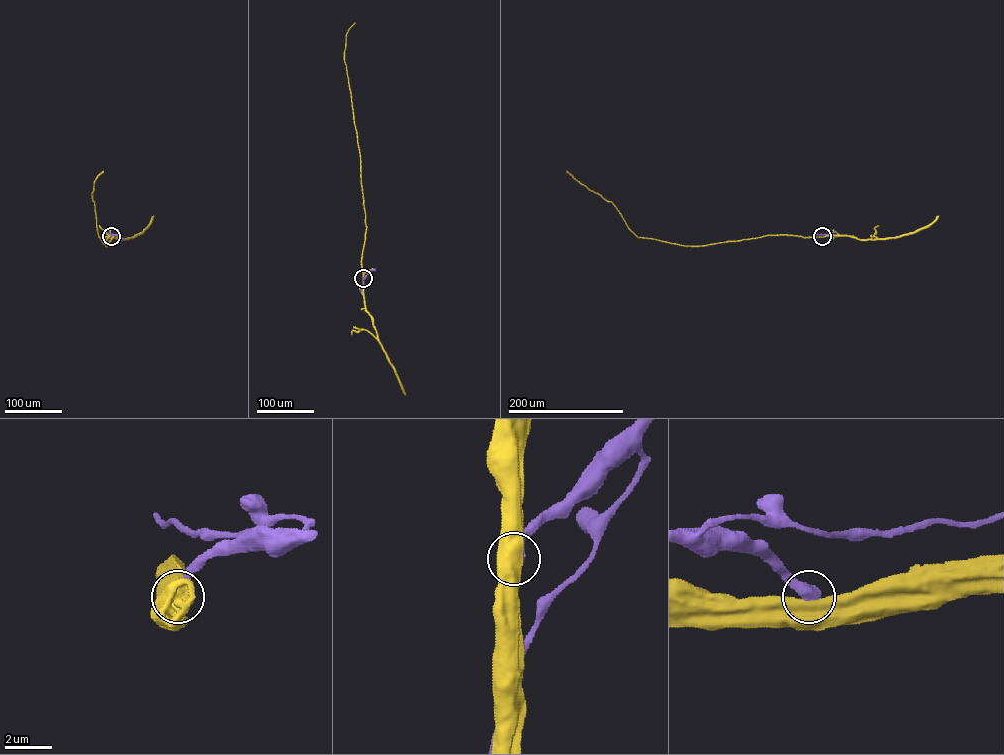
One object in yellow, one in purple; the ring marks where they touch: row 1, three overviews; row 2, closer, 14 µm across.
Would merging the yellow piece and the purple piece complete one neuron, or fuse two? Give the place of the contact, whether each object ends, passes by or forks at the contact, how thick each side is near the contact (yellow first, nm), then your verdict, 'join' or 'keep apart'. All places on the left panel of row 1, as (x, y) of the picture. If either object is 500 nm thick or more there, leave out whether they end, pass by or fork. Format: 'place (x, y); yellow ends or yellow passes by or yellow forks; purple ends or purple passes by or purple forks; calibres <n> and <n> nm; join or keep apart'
place (111, 236); calibres 900 and 600 nm; keep apart

